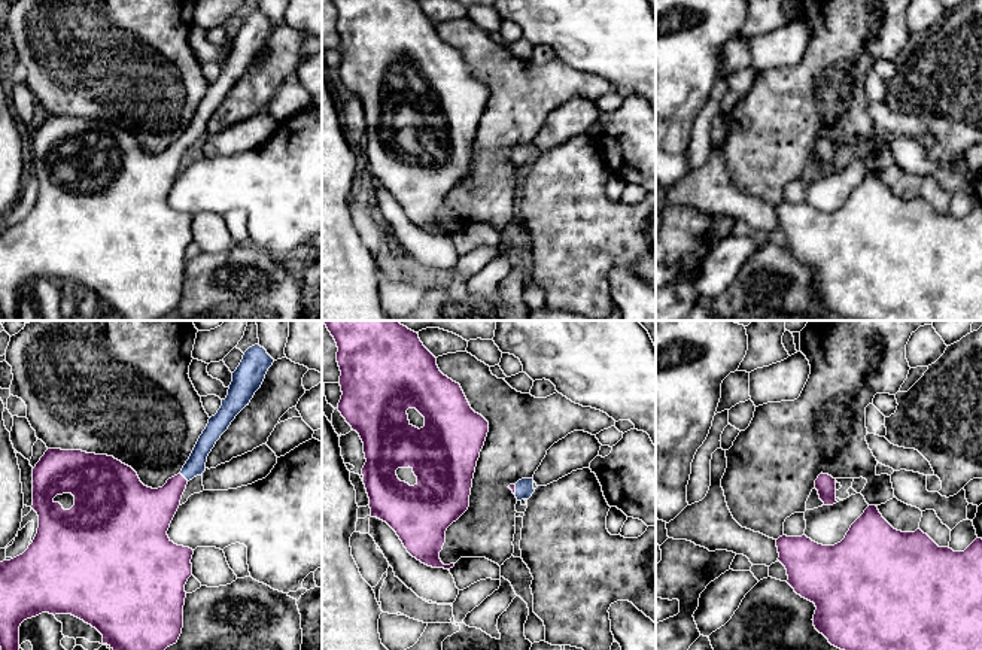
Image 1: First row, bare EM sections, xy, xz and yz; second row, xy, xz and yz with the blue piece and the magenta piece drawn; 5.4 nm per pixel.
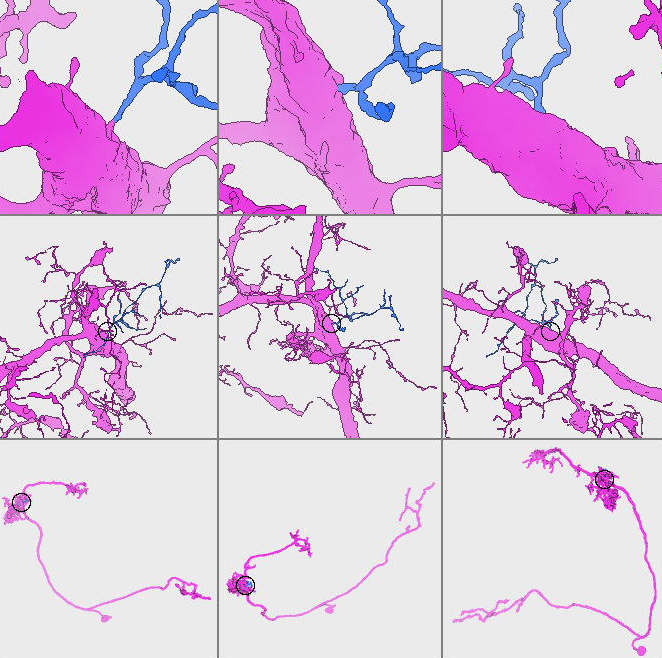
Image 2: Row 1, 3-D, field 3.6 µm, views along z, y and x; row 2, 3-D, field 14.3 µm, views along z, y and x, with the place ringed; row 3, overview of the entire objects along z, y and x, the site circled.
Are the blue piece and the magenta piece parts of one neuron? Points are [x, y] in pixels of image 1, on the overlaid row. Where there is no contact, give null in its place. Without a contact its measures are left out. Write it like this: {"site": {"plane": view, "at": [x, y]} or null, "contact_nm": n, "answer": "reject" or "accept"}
{"site": {"plane": "xy", "at": [185, 477]}, "contact_nm": 60, "answer": "accept"}

